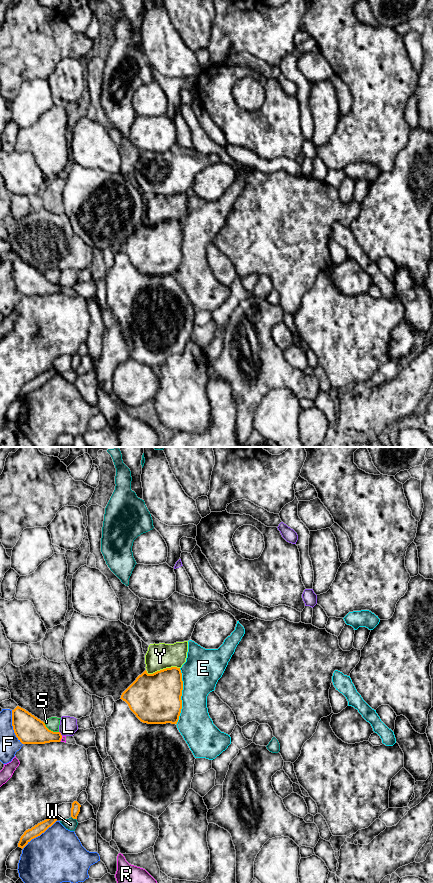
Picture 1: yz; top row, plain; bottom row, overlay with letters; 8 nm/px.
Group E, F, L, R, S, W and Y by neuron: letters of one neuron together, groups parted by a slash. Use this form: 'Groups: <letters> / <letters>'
Groups: E / F Y / L / R / S / W

